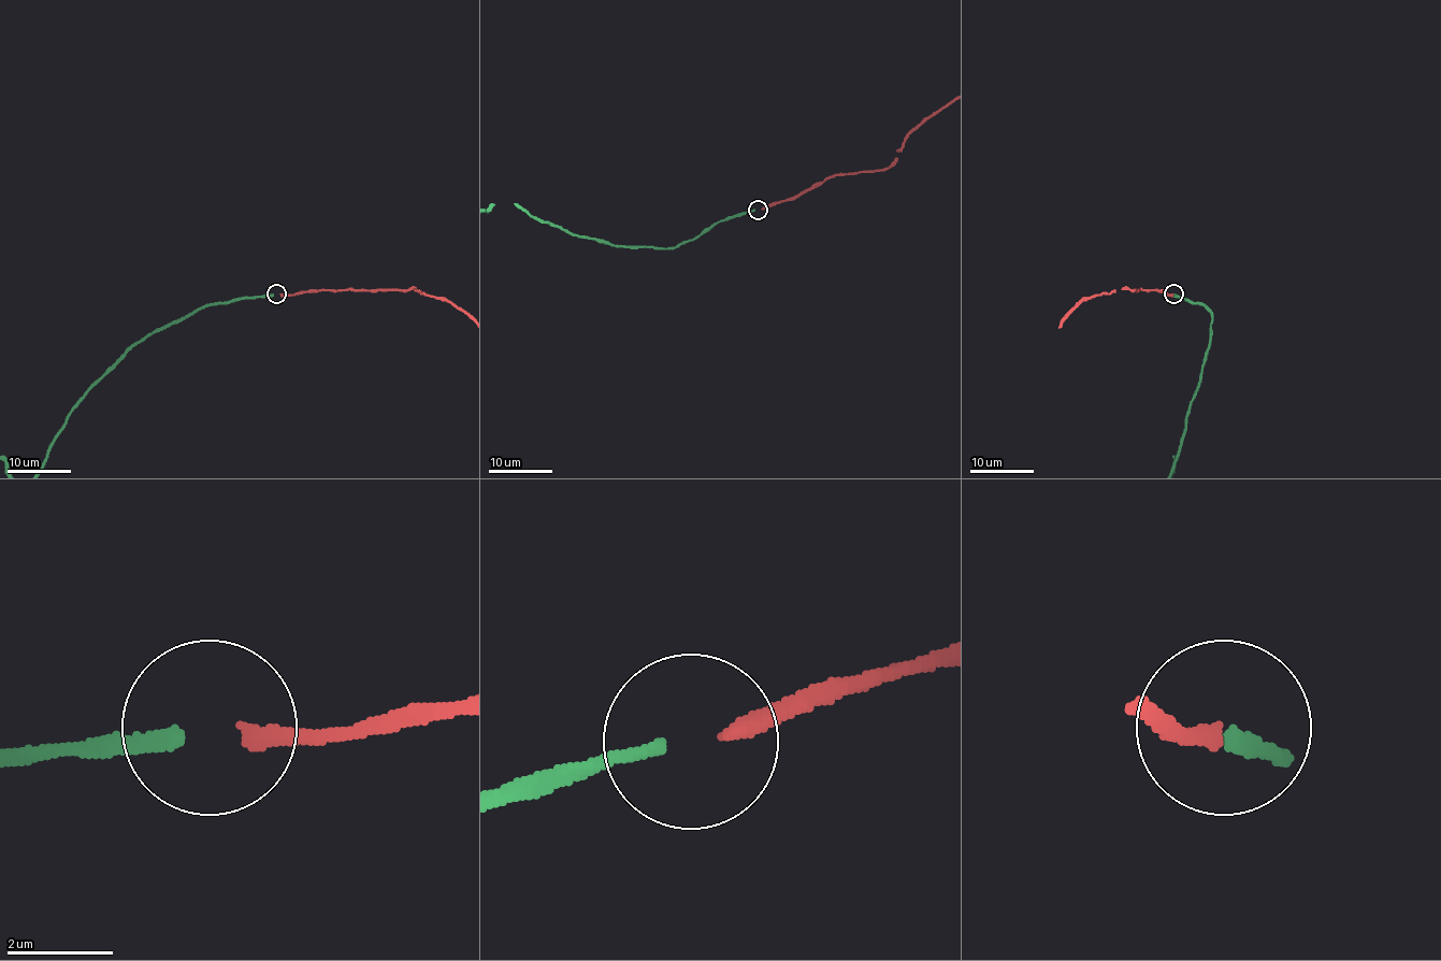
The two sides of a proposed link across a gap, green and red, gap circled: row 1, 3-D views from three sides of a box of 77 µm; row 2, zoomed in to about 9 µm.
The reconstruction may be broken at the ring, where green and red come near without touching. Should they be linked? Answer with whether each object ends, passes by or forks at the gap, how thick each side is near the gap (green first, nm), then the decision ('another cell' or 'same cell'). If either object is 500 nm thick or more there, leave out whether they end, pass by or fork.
green ends; red ends; calibres 240 and 280 nm; same cell

